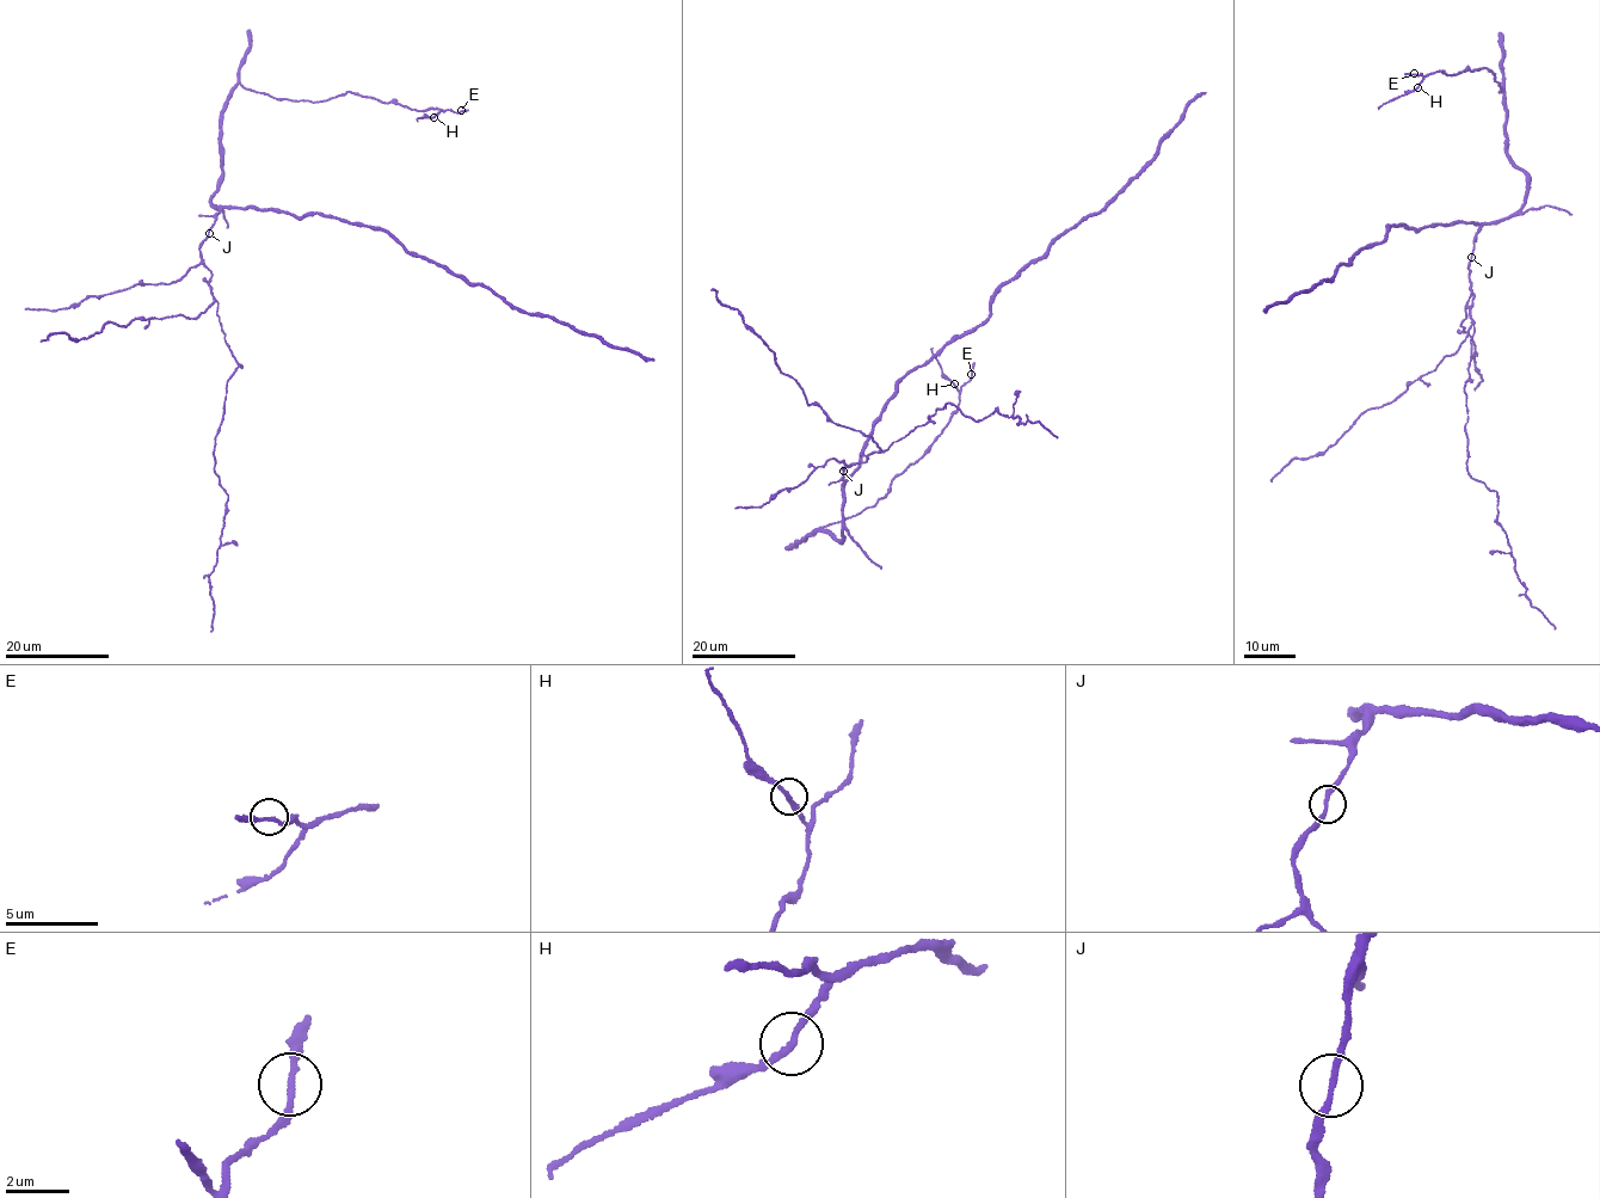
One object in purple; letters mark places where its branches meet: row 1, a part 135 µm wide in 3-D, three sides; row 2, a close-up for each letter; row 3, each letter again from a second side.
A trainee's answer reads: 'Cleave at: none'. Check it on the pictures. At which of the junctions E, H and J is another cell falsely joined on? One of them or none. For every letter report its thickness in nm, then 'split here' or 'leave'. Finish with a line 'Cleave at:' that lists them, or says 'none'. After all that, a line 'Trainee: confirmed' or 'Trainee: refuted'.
E: 190 nm | leave
H: 200 nm | leave
J: 190 nm | leave
Cleave at: none
Trainee: confirmed

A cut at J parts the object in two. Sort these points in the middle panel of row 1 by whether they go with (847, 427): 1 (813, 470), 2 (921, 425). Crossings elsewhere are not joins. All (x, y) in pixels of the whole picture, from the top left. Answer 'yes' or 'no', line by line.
1: yes
2: yes

